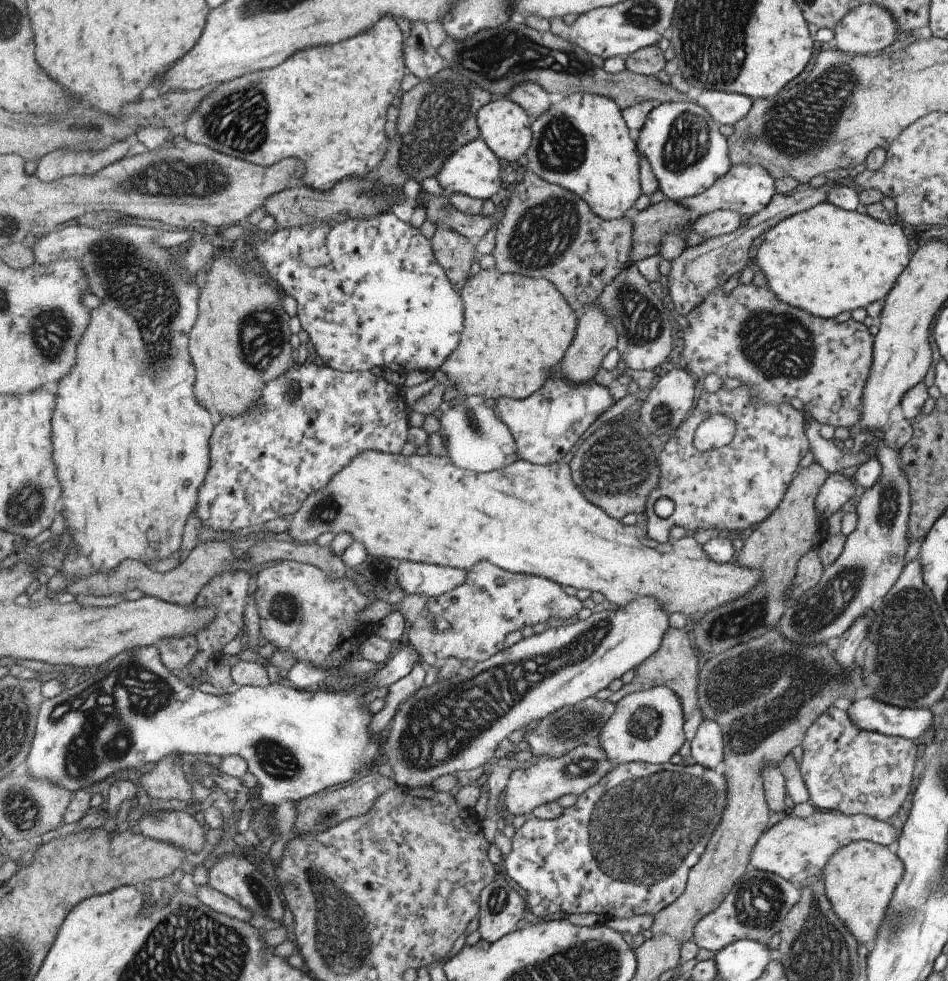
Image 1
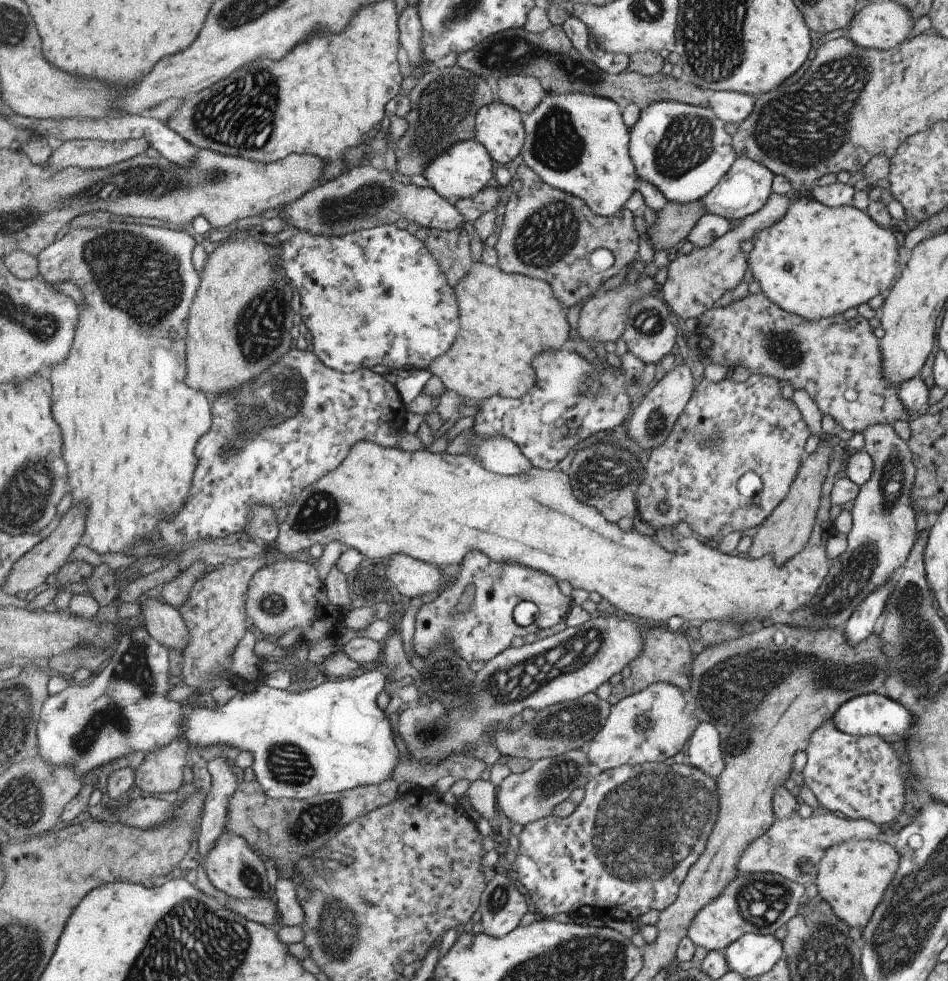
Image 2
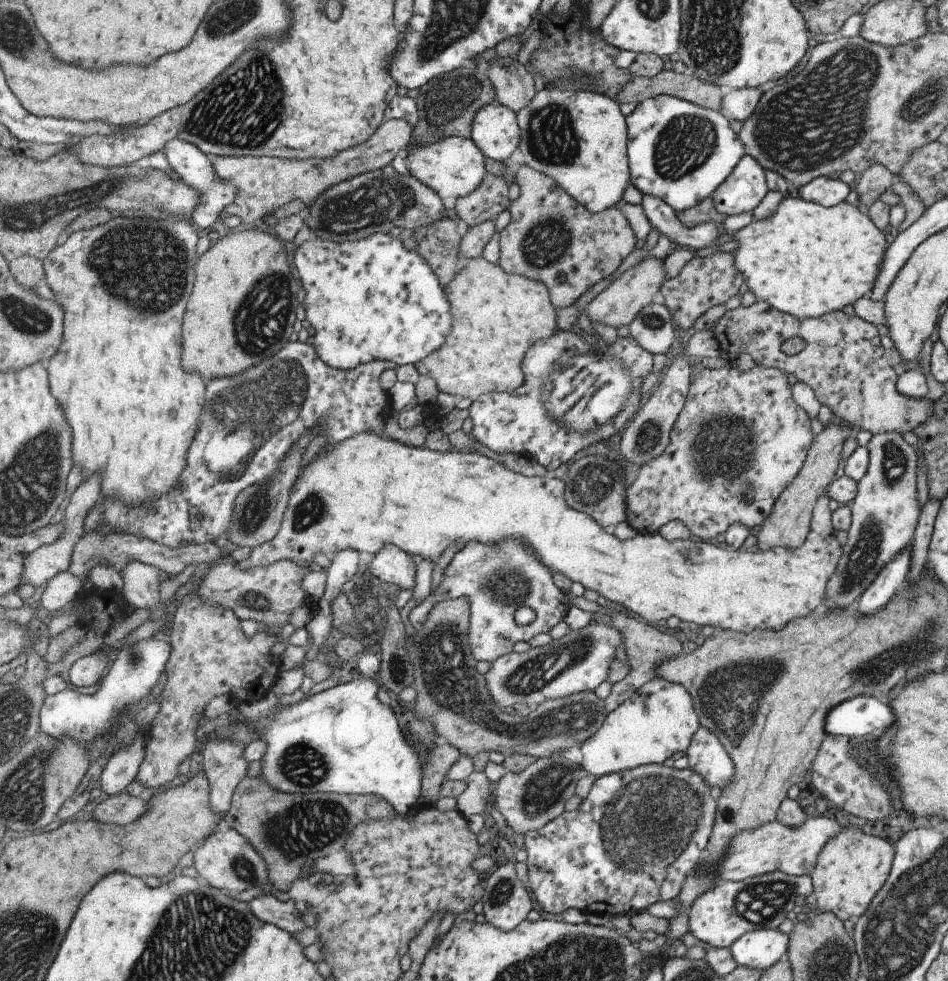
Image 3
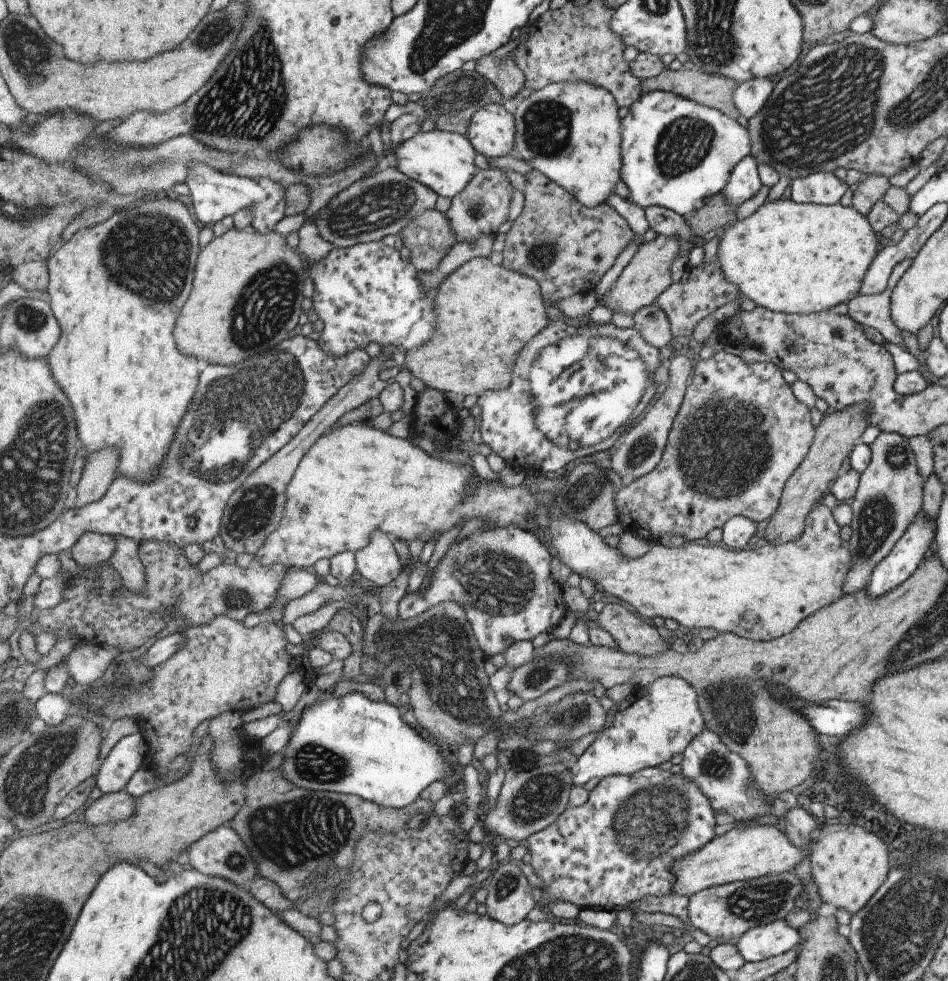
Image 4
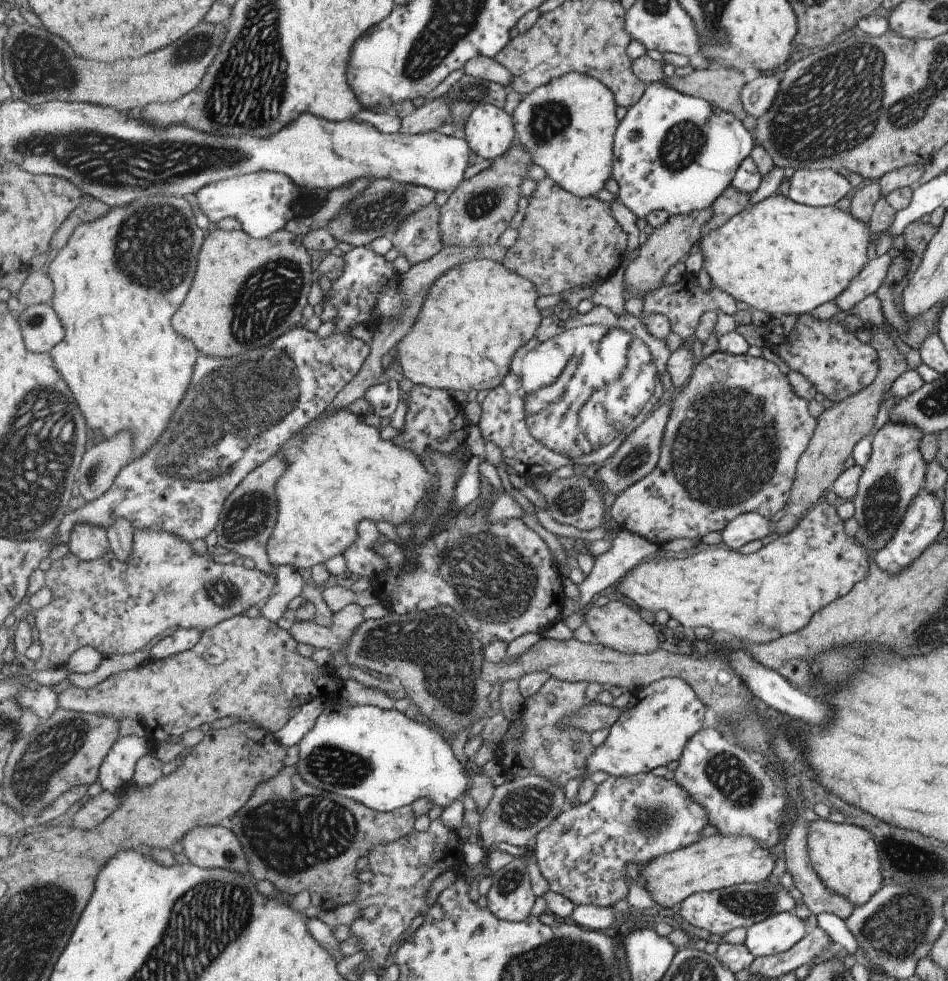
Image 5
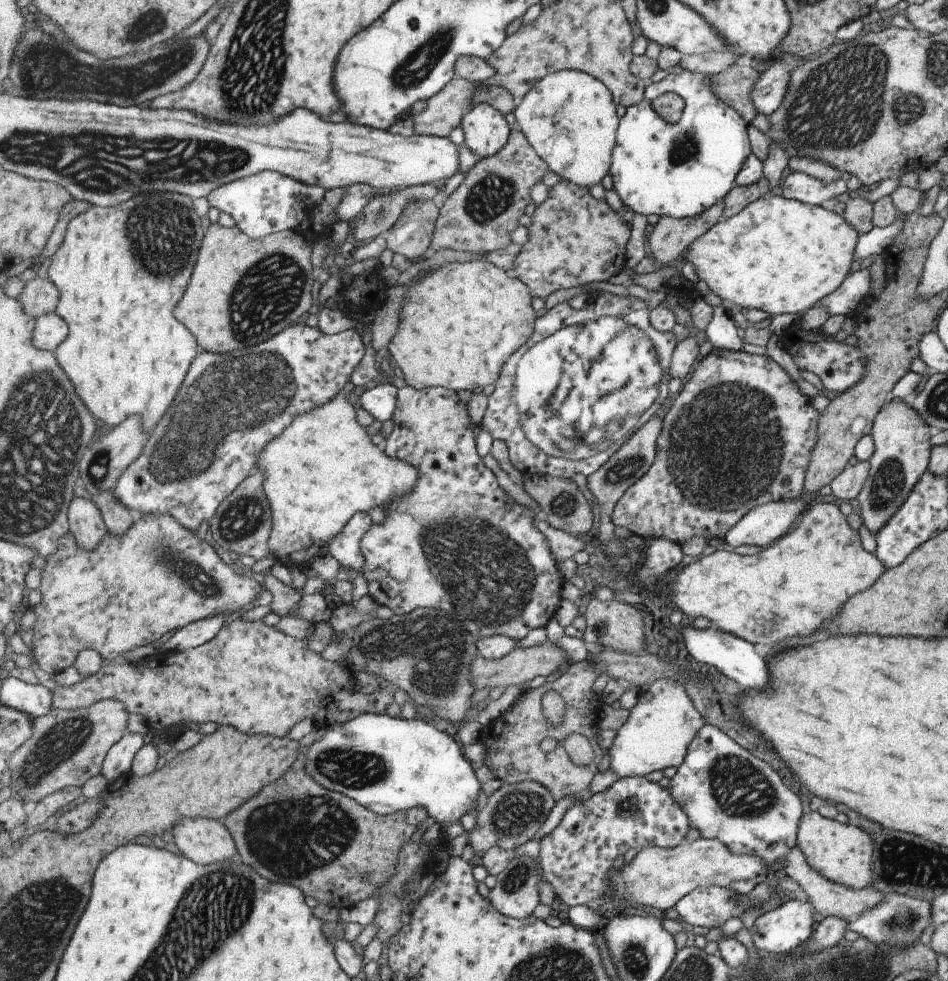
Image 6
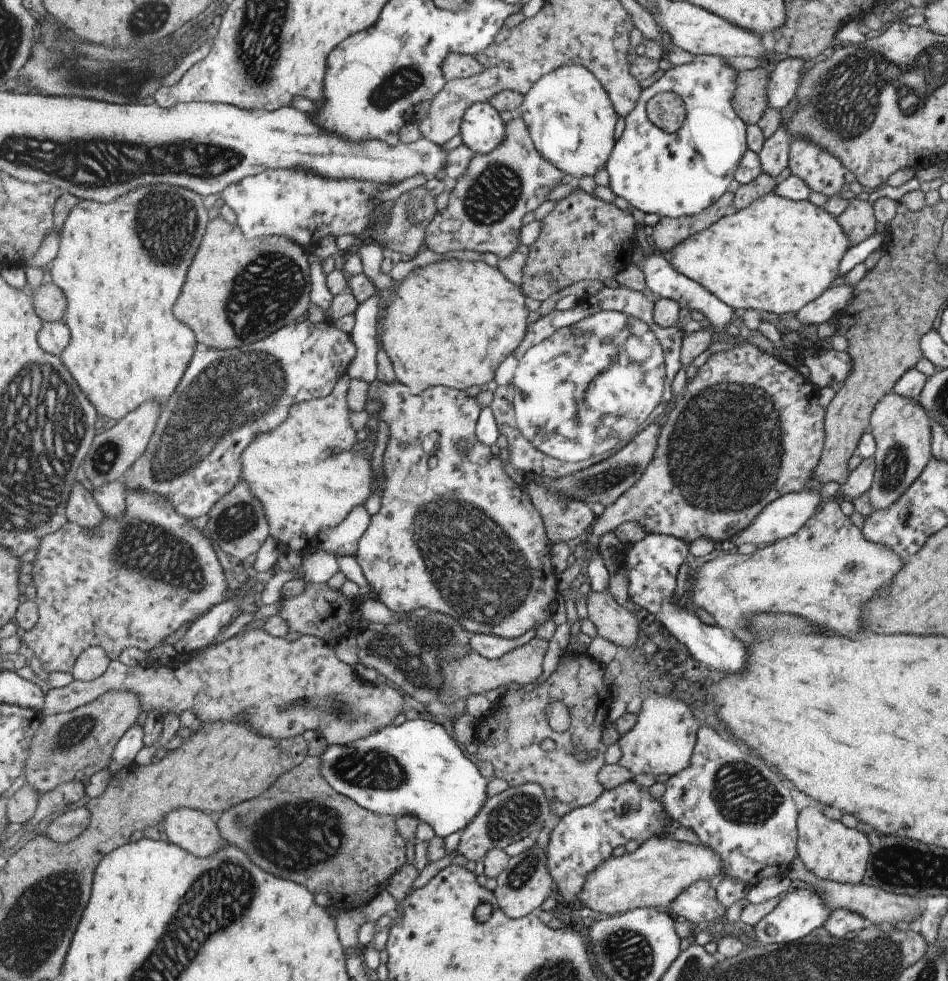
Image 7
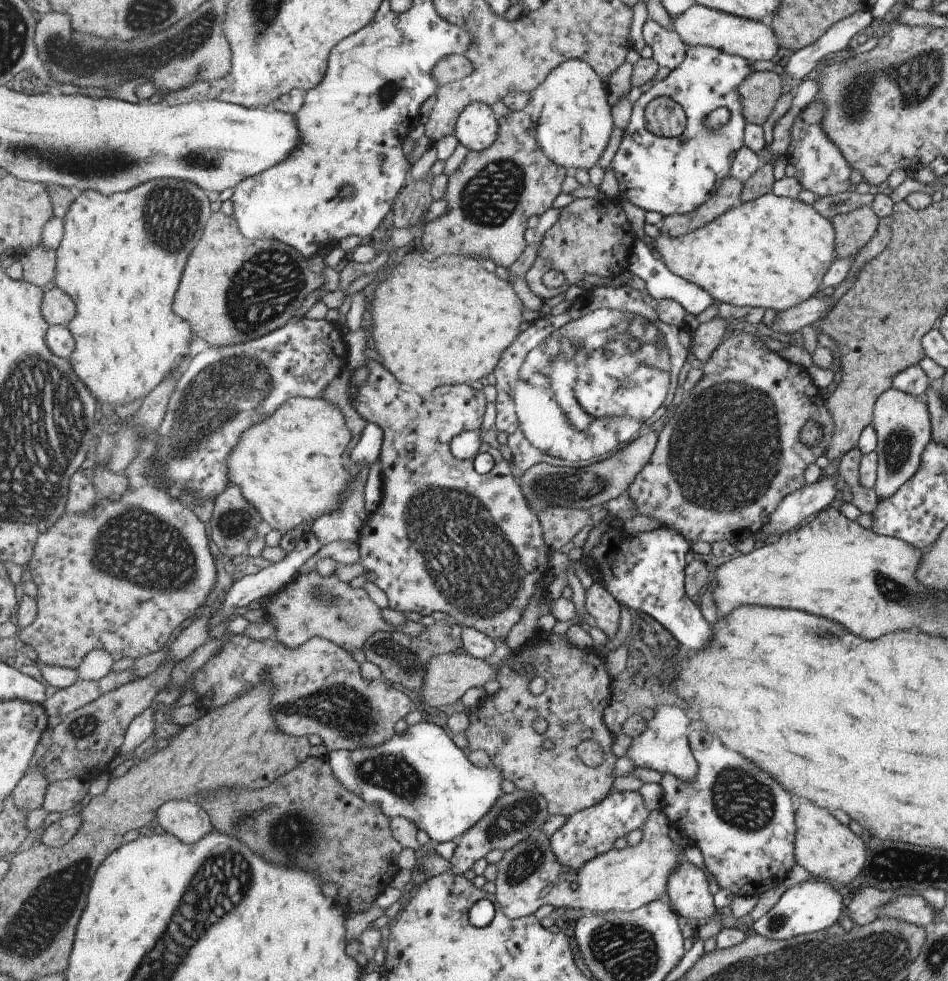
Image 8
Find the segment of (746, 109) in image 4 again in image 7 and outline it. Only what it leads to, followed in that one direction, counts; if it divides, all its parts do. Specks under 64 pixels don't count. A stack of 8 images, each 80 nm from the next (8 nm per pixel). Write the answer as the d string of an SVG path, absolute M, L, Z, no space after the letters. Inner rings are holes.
M788 57L768 67L768 107L782 109L794 97L805 70L803 64L805 60L802 58Z

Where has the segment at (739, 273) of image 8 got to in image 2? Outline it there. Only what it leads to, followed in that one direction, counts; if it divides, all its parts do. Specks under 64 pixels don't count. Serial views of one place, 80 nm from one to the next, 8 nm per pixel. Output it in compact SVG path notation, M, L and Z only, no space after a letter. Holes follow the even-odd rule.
M807 194L793 195L785 216L751 238L753 248L745 254L745 260L753 281L759 284L769 302L803 320L815 321L841 315L848 308L867 303L877 294L888 293L887 287L898 265L897 236L852 206L827 207Z

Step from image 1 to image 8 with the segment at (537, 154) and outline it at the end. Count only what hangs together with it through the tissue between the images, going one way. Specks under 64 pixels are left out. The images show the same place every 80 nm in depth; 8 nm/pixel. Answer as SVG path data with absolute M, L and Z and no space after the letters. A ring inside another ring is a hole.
M571 59L551 72L545 82L532 92L528 112L537 127L537 140L549 158L558 165L563 165L573 171L589 170L591 166L599 165L601 155L609 146L613 127L615 127L613 111L609 106L605 88L605 80L586 60Z

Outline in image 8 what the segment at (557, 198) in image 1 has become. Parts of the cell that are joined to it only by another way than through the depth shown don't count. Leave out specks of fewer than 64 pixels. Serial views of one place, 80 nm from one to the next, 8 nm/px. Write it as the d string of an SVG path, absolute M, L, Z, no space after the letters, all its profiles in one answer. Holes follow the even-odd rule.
M577 199L560 211L560 219L543 235L537 259L525 274L529 288L541 300L553 298L557 294L563 295L569 287L563 284L547 288L543 278L549 270L562 272L570 285L583 280L585 276L617 276L629 268L632 250L636 244L633 226L616 199Z

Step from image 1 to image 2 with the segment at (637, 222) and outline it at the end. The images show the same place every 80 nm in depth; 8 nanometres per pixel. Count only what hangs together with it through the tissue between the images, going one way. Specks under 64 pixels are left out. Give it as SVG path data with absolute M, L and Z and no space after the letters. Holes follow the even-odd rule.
M699 200L686 204L666 201L665 208L656 213L653 225L647 226L649 246L655 251L667 251L682 244L703 214L705 208Z

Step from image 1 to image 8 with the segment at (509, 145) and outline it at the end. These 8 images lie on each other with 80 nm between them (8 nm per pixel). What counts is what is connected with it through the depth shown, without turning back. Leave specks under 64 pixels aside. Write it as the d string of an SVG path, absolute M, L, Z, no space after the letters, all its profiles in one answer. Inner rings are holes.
M477 101L461 113L454 136L470 151L481 152L496 142L499 132L497 109Z

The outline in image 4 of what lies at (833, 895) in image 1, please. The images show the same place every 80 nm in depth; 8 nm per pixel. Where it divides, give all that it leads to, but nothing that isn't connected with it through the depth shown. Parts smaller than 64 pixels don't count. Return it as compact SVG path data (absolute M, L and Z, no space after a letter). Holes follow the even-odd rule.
M850 822L820 823L812 838L808 859L821 903L833 908L844 908L852 915L865 906L887 876L889 866L885 844L877 836Z

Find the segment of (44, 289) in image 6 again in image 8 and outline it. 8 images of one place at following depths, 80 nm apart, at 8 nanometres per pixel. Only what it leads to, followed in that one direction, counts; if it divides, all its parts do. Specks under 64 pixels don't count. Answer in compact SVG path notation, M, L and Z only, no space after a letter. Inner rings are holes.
M55 286L43 294L43 316L47 324L69 327L71 320L75 318L78 306L69 293L63 292Z

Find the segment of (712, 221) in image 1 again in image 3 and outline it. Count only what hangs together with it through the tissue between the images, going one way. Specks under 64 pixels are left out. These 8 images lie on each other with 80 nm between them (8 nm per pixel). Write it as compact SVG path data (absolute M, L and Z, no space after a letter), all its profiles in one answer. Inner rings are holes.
M644 196L642 199L642 205L644 206L645 214L649 219L649 222L668 238L674 247L681 247L683 249L689 249L693 252L705 247L718 244L718 238L720 233L720 226L716 223L703 223L696 227L686 227L676 215L676 212L668 205L662 198L654 196Z

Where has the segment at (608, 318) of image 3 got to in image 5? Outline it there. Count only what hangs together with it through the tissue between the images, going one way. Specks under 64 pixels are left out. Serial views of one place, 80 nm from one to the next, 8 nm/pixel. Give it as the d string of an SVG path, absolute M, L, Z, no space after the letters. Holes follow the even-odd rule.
M710 207L692 213L691 215L669 215L666 223L658 226L653 232L644 238L641 248L639 248L640 255L631 265L626 268L625 288L630 290L629 297L632 301L635 298L645 300L647 296L651 296L655 291L661 287L661 282L665 278L665 272L671 268L676 262L683 260L691 251L690 248L696 246L702 235L704 224L712 217L712 210Z

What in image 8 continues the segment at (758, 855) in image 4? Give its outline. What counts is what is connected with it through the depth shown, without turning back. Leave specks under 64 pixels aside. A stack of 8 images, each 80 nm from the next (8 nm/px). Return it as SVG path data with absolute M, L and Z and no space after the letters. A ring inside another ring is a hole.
M663 807L652 810L640 843L627 845L624 849L613 847L591 859L578 872L559 862L552 847L552 835L545 834L542 829L535 831L527 840L504 851L497 863L498 873L494 881L497 905L515 920L535 914L545 904L552 904L557 909L565 907L591 913L628 913L653 900L666 898L668 876L686 858L683 847L675 848L665 834L665 818Z

